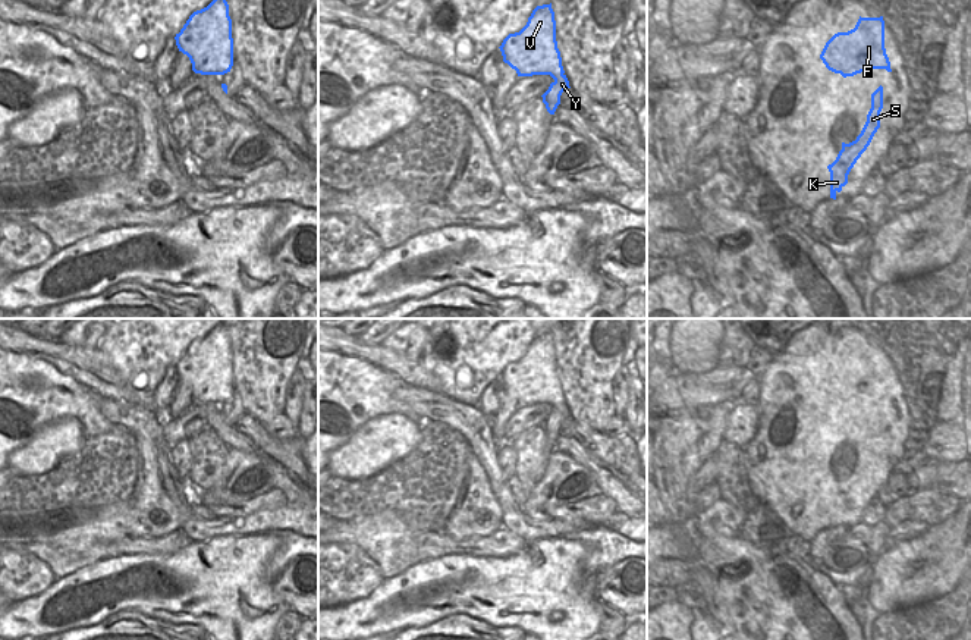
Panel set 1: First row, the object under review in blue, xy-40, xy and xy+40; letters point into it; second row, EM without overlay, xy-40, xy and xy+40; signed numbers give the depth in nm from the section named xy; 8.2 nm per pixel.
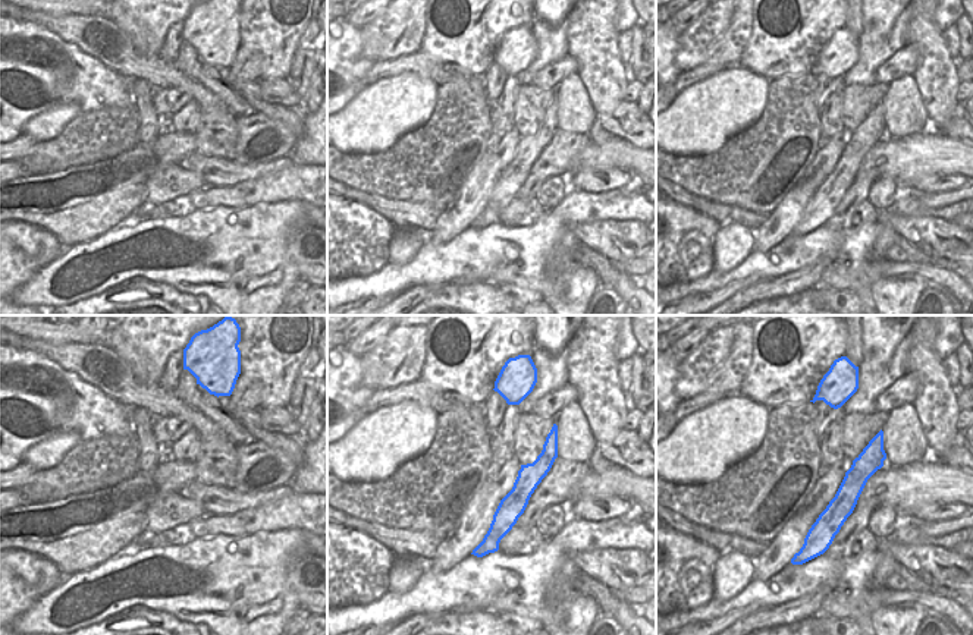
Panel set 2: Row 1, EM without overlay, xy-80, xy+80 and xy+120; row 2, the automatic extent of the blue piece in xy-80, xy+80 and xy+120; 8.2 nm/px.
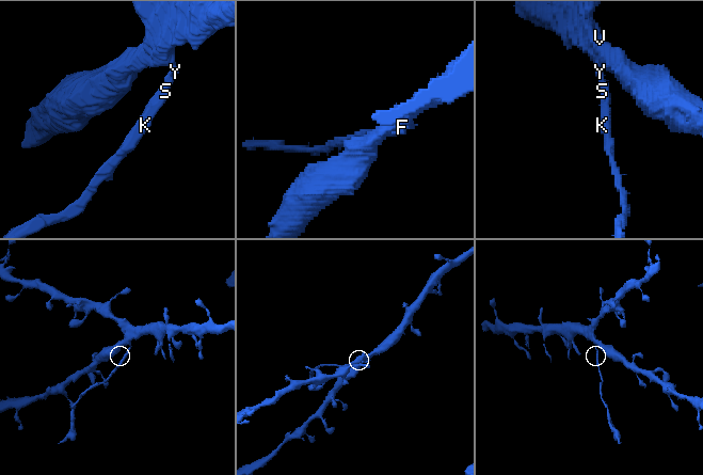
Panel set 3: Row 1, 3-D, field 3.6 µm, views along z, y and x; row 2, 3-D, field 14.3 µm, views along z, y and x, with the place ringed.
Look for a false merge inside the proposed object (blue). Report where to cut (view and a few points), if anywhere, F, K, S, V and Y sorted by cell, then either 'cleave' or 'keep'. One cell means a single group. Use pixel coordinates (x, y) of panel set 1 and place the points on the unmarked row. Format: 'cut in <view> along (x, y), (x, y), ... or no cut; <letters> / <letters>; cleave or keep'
cut in xy along (562, 402), (553, 407); F V / K S Y; cleave

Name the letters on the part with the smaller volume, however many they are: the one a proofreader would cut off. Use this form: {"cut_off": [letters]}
{"cut_off": ["K", "S", "Y"]}

